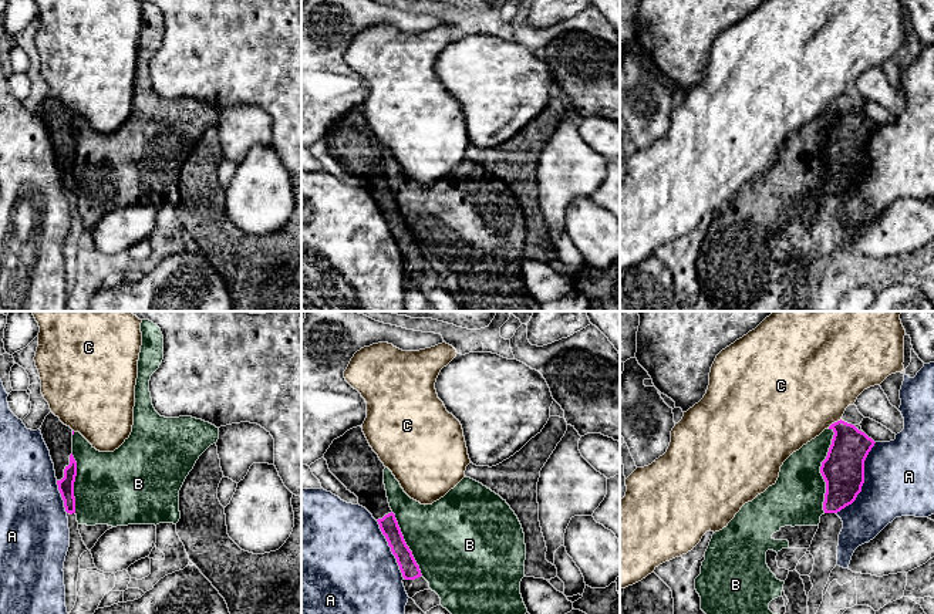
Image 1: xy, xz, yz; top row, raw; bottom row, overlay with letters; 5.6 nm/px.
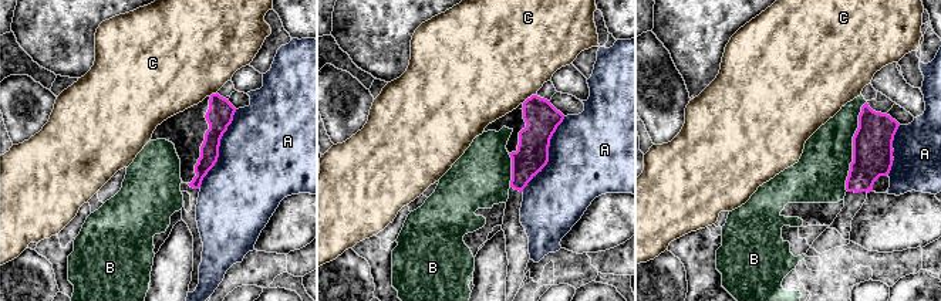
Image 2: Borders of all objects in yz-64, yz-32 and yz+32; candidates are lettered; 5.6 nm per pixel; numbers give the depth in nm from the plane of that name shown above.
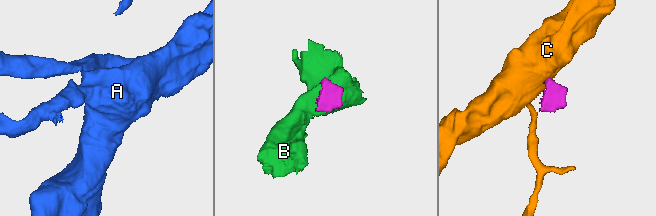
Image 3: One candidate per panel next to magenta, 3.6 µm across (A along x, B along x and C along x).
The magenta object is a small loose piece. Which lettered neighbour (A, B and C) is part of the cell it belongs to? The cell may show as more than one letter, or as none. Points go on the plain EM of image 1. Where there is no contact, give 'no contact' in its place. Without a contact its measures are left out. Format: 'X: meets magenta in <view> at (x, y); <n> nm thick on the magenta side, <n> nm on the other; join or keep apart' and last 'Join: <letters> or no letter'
A: meets magenta in yz at (863, 162); 240 nm thick on the magenta side, 400 nm on the other; keep apart
B: meets magenta in yz at (820, 152); 240 nm thick on the magenta side, 300 nm on the other; keep apart
C: meets magenta in yz at (835, 104); 220 nm thick on the magenta side, 500 nm on the other; keep apart
Join: no letter

